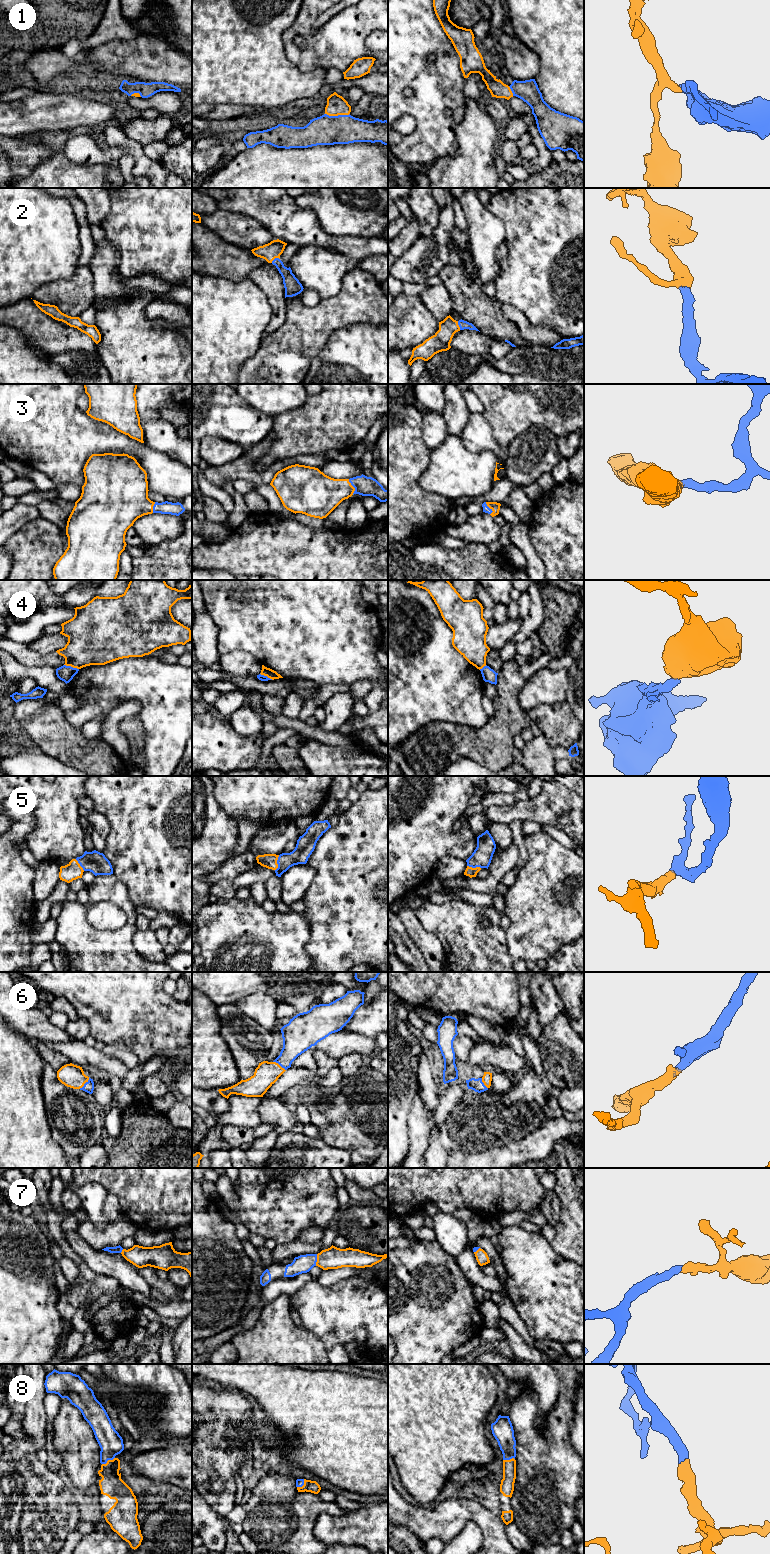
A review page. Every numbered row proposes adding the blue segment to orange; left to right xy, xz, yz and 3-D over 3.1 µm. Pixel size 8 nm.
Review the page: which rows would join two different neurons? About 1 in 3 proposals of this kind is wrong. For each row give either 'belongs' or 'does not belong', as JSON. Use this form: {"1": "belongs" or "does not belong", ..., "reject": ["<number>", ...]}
{"1": "belongs", "2": "belongs", "3": "belongs", "4": "does not belong", "5": "belongs", "6": "belongs", "7": "belongs", "8": "belongs", "reject": ["4"]}

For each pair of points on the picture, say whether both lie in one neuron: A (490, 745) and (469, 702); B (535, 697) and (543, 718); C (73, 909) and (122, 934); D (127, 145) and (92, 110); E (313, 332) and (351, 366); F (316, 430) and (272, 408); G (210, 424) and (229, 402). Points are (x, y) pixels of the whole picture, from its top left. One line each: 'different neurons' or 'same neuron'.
A: different neurons
B: different neurons
C: same neuron
D: different neurons
E: different neurons
F: different neurons
G: same neuron

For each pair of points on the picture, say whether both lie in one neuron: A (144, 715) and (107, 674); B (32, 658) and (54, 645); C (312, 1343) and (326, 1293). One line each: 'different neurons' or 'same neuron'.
A: same neuron
B: different neurons
C: different neurons

